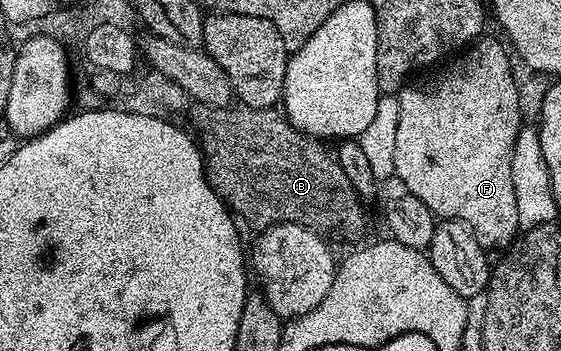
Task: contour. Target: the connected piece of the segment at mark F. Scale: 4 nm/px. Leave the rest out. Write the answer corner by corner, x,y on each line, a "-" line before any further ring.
481,38
463,54
457,55
453,59
457,60
445,72
438,73
432,84
420,84
417,88
405,86
398,93
400,109
395,135
395,179
404,183
403,191
407,195
426,202
437,218
465,224
485,250
507,249
521,231
518,202
514,202
514,178
510,174
510,158
522,123
520,88
512,73
513,57
501,44

